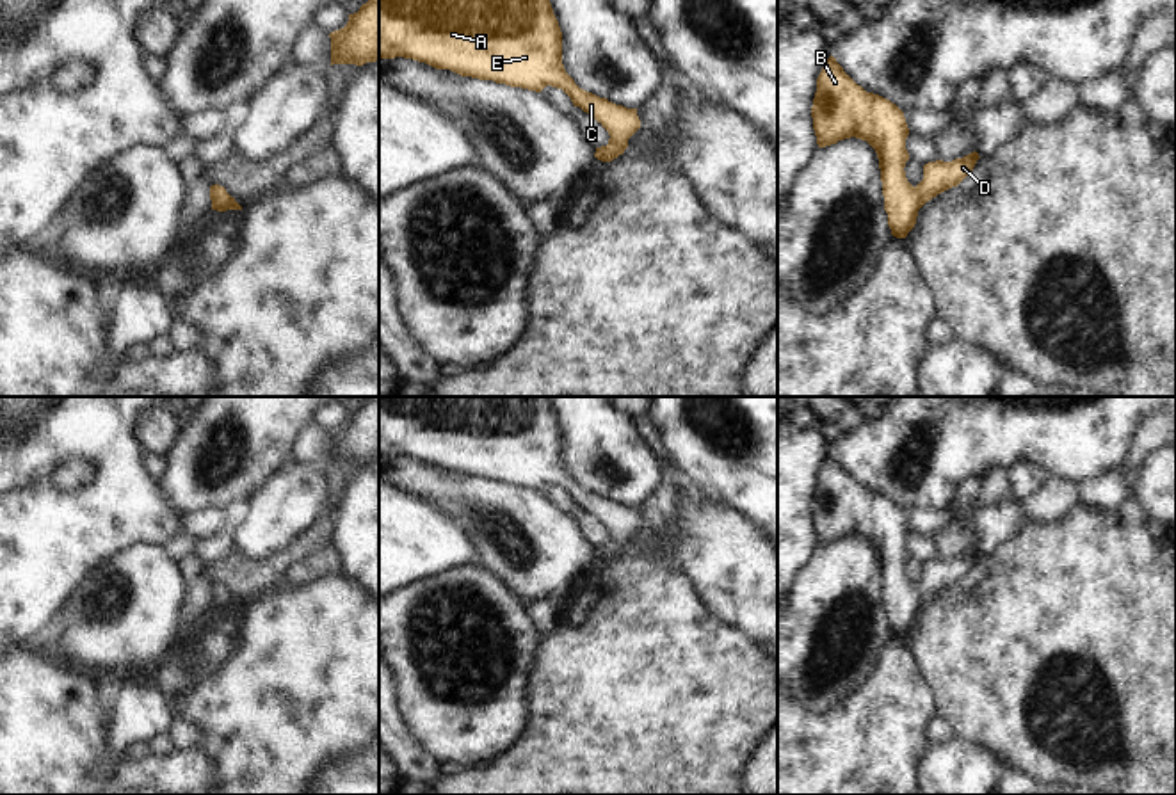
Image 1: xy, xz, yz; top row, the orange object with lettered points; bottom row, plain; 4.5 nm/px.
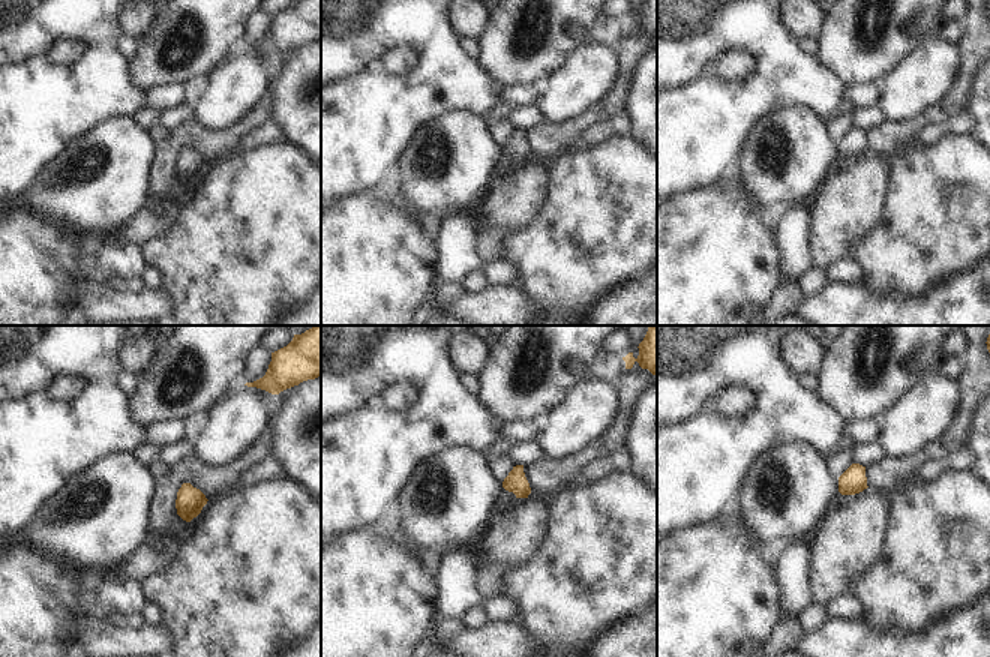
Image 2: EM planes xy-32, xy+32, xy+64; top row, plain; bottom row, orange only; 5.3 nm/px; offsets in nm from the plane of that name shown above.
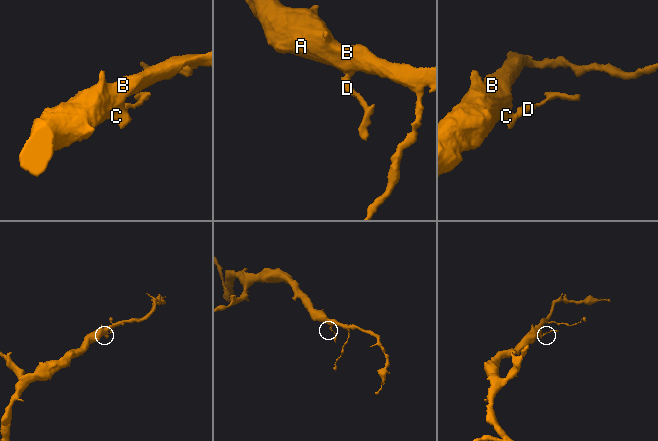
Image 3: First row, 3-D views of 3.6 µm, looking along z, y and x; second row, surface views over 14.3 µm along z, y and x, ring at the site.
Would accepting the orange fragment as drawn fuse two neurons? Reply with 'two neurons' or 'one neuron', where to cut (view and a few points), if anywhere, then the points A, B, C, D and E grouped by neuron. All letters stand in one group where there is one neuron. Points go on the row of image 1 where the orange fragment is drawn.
one neuron; cut none; groups A B C D E

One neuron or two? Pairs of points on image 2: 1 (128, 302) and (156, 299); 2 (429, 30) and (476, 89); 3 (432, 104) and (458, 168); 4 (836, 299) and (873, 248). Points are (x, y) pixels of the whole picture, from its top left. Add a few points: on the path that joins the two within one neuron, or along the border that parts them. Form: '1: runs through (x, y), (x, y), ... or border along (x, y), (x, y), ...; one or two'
1: runs through (135, 302), (149, 302); one
2: runs through (429, 47), (429, 53), (459, 83); one
3: border along (471, 111), (450, 110), (437, 117); two
4: border along (861, 282), (878, 294), (896, 293); two

